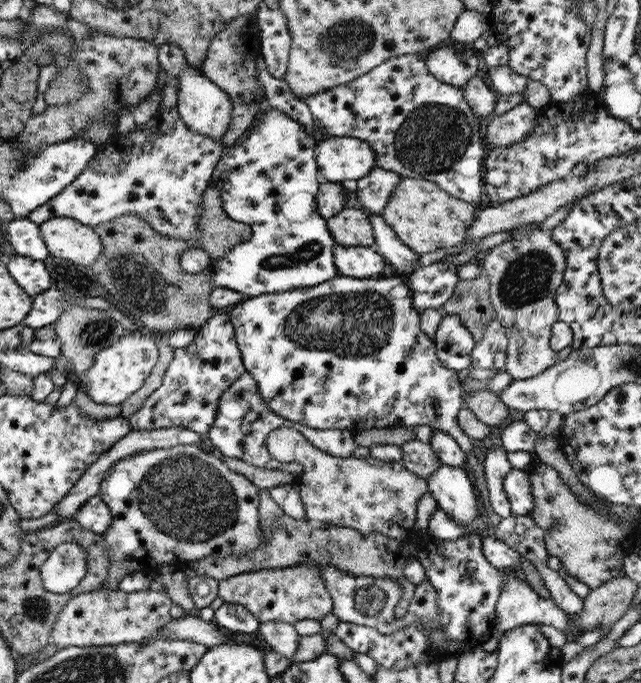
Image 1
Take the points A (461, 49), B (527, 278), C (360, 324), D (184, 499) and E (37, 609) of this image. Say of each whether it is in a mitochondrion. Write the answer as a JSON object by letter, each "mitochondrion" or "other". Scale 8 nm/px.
{"A":"other","B":"mitochondrion","C":"mitochondrion","D":"mitochondrion","E":"mitochondrion"}

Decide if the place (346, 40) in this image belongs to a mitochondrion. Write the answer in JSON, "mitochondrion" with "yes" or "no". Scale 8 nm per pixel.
{"mitochondrion":"yes"}

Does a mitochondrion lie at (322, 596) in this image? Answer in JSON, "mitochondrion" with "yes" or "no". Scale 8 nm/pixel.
{"mitochondrion":"no"}

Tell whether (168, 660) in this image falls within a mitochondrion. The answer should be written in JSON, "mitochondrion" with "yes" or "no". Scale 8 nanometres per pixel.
{"mitochondrion":"no"}

